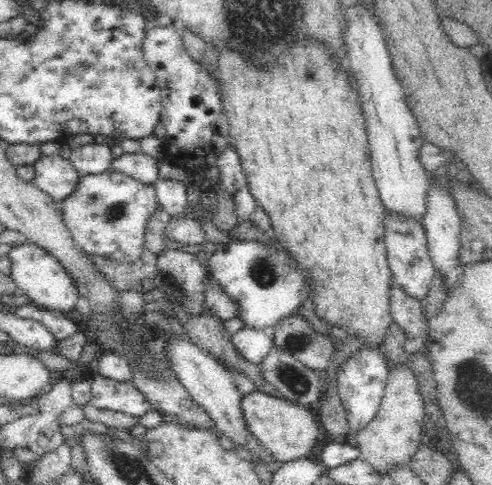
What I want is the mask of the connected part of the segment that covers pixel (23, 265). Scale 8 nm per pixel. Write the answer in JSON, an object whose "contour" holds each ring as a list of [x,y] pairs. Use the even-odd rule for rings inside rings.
{"contour":[[[30,242],[18,244],[8,252],[7,256],[11,263],[11,277],[16,283],[19,295],[24,300],[30,300],[33,304],[44,306],[48,310],[60,310],[70,312],[76,308],[76,303],[82,298],[78,293],[78,287],[70,273],[60,265],[58,259],[50,253],[46,253],[42,248]]]}

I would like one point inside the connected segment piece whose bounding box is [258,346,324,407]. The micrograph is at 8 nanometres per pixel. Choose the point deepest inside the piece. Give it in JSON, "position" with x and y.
{"position":[294,381]}

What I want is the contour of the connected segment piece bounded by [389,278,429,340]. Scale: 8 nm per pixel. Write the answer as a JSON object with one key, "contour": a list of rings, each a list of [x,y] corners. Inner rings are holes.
{"contour":[[[392,278],[390,283],[390,312],[394,323],[398,323],[405,338],[427,339],[427,319],[421,311],[420,299],[408,295]]]}

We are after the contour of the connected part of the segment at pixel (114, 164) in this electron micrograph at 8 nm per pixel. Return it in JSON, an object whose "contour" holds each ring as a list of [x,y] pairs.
{"contour":[[[143,151],[123,153],[112,160],[110,168],[144,184],[153,185],[159,179],[157,159]]]}

